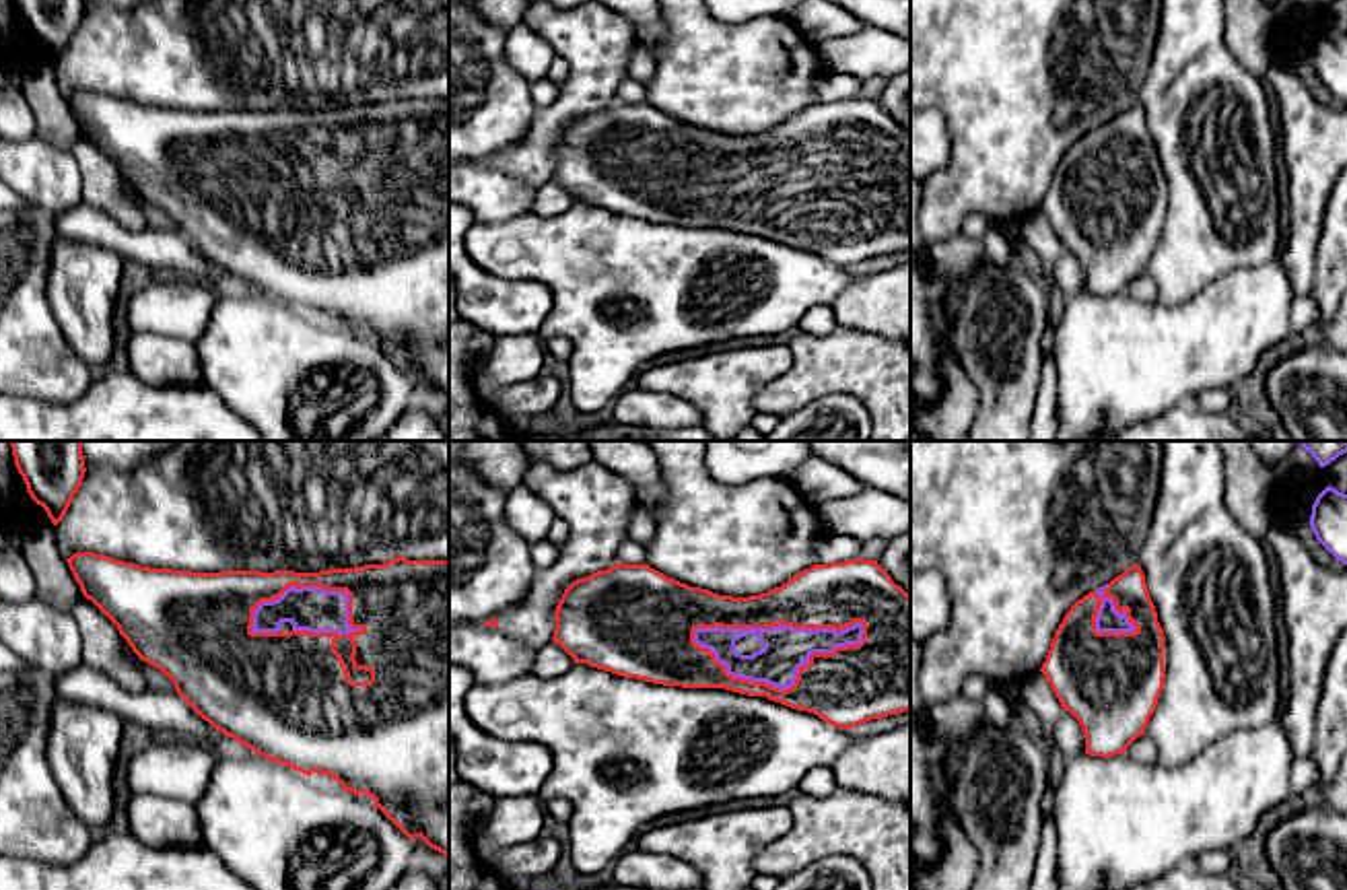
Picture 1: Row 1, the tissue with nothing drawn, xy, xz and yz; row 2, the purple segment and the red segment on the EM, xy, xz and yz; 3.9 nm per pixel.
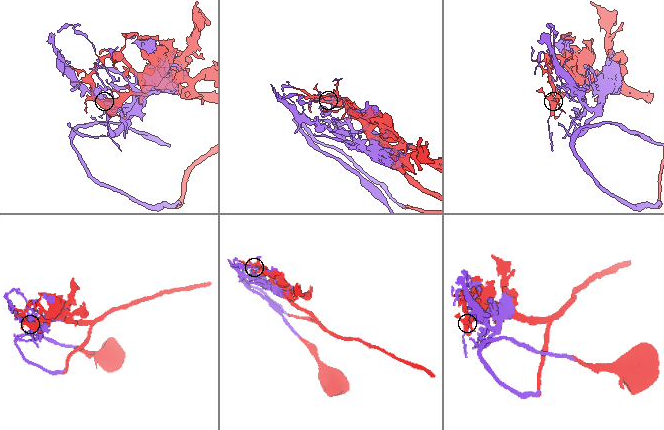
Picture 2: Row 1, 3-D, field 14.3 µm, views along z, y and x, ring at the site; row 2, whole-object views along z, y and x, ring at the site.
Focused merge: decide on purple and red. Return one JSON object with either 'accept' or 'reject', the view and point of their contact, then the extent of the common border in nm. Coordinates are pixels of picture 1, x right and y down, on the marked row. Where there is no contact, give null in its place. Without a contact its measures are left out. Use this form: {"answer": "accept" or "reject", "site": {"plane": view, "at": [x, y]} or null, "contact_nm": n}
{"answer": "accept", "site": {"plane": "xz", "at": [773, 627]}, "contact_nm": 700}

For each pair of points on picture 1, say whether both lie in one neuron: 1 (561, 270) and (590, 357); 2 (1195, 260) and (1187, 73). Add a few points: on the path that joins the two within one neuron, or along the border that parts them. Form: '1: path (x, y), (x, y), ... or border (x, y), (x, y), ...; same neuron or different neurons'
1: path (581, 291), (590, 299), (590, 336); same neuron
2: path (1195, 213), (1195, 188), (1177, 147), (1179, 120); same neuron

